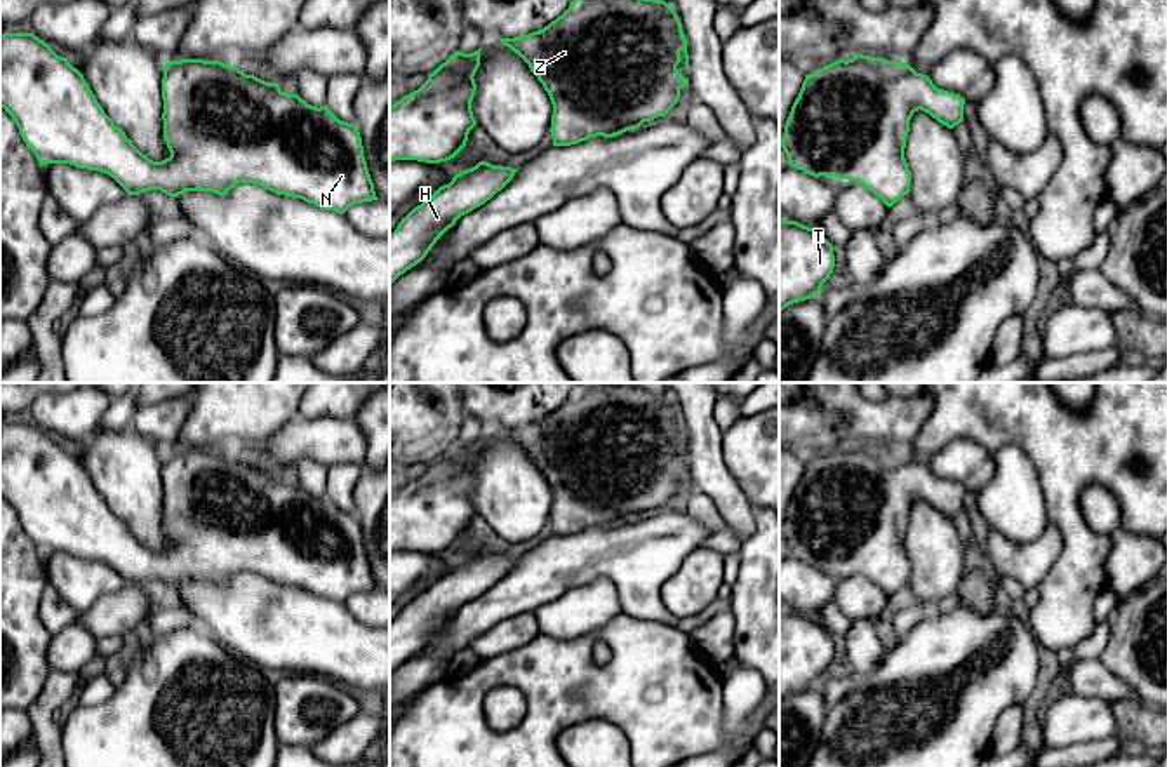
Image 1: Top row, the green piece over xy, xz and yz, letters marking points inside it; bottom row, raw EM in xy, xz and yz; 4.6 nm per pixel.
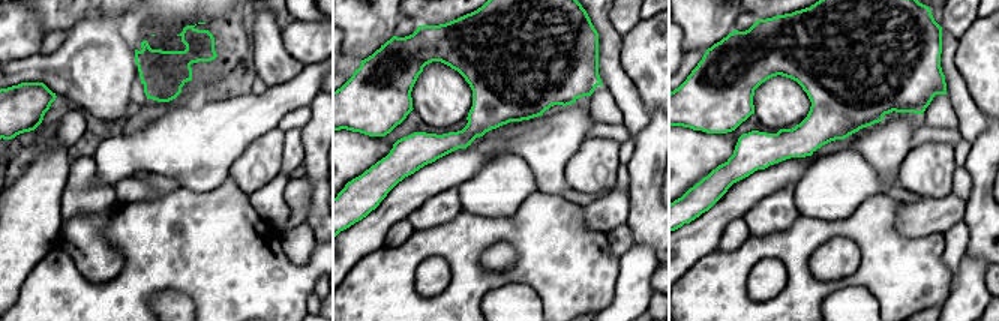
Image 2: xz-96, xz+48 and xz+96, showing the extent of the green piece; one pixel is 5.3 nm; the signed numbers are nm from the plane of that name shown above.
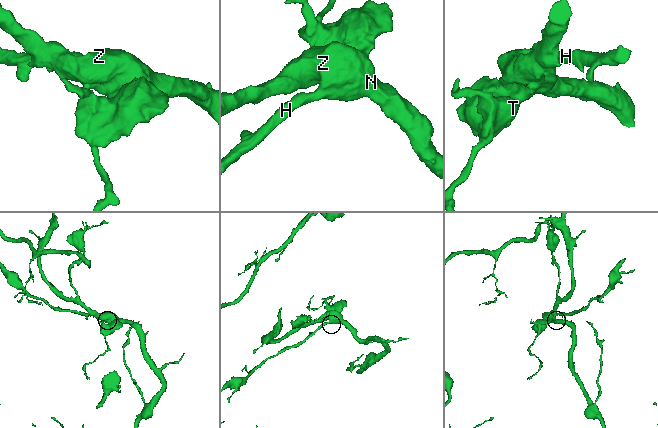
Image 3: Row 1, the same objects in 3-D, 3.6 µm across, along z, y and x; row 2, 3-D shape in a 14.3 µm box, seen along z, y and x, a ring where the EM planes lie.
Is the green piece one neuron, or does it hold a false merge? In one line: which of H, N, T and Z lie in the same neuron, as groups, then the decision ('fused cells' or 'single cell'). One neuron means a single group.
H N T Z | single cell

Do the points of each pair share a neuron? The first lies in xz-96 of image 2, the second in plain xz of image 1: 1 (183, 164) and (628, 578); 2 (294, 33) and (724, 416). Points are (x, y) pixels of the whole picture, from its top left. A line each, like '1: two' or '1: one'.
1: one
2: two

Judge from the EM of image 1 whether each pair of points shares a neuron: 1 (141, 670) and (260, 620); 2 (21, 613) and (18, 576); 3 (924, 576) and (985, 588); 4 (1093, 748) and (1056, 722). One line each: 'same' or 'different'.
1: different
2: same
3: different
4: different

